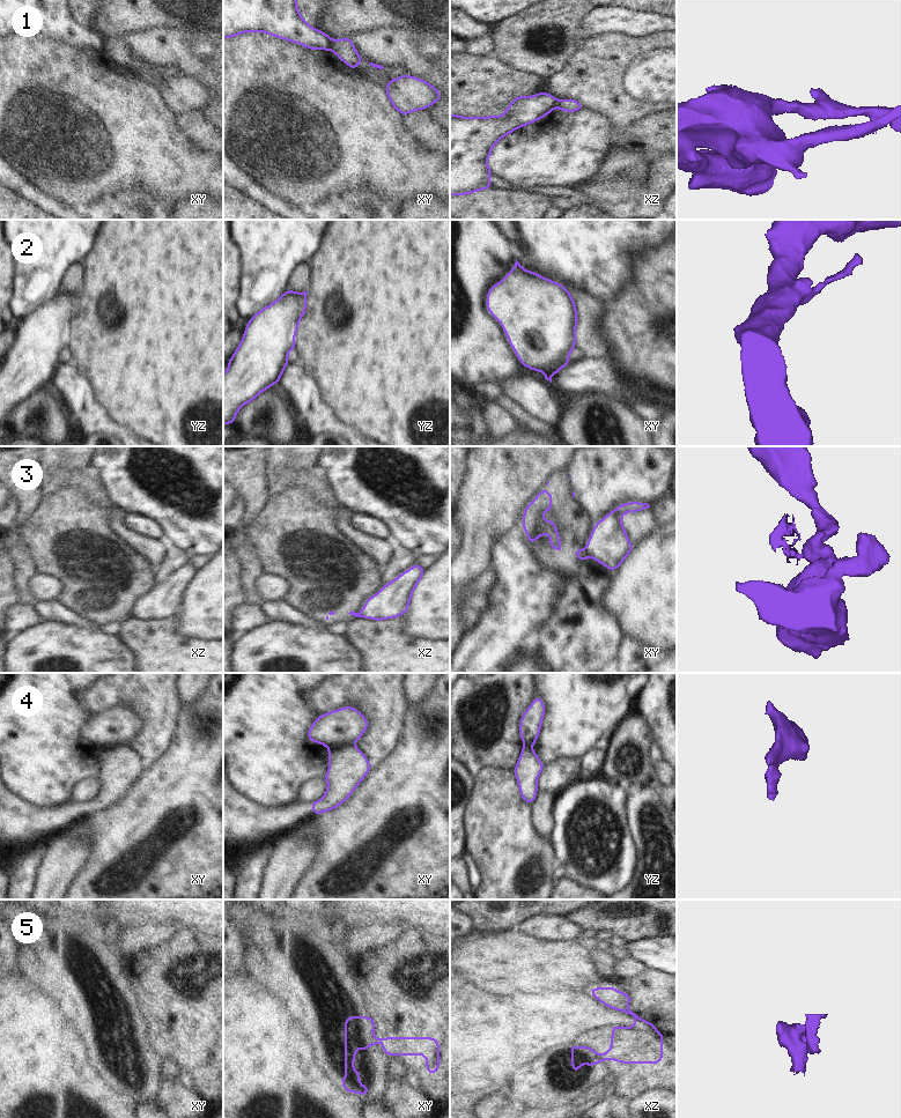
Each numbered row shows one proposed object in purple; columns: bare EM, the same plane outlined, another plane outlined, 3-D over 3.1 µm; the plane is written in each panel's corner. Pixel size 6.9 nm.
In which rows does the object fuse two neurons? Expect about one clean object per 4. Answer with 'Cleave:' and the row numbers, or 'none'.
Cleave: 1, 2, 3, 4, 5

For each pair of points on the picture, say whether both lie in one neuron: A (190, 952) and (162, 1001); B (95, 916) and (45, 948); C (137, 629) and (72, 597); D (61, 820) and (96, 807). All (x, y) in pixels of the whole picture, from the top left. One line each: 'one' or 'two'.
A: one
B: one
C: two
D: one

